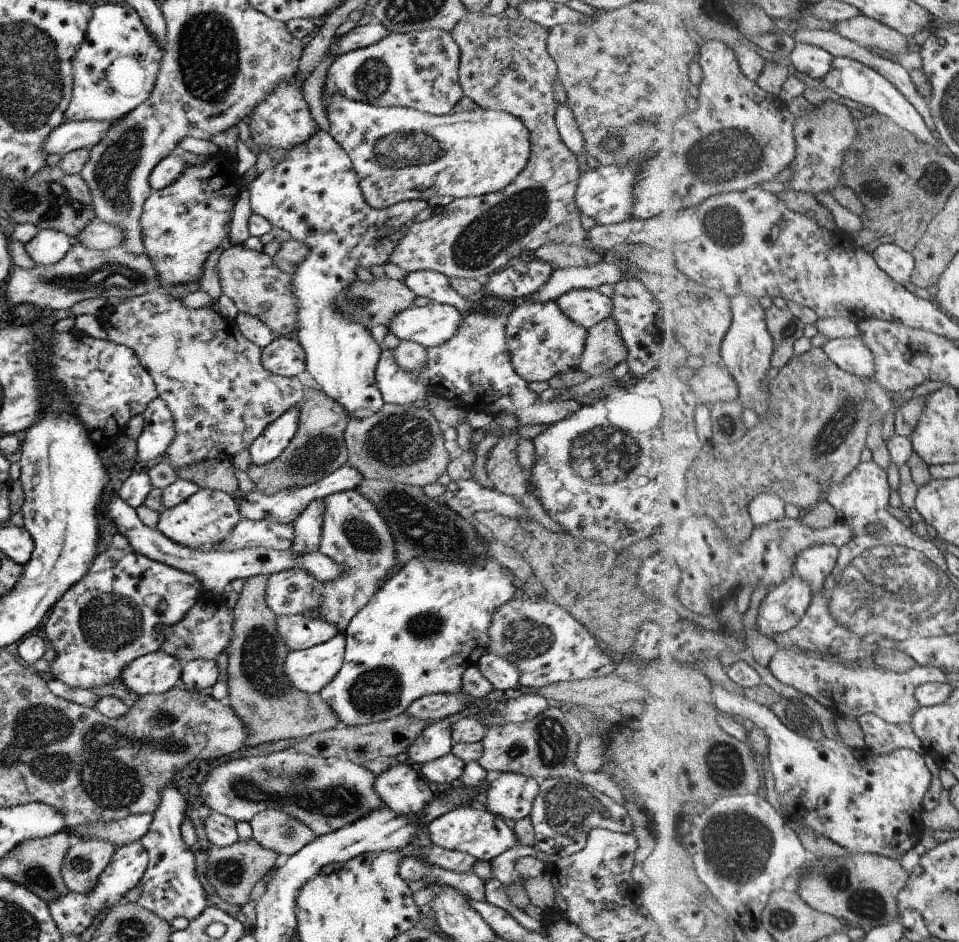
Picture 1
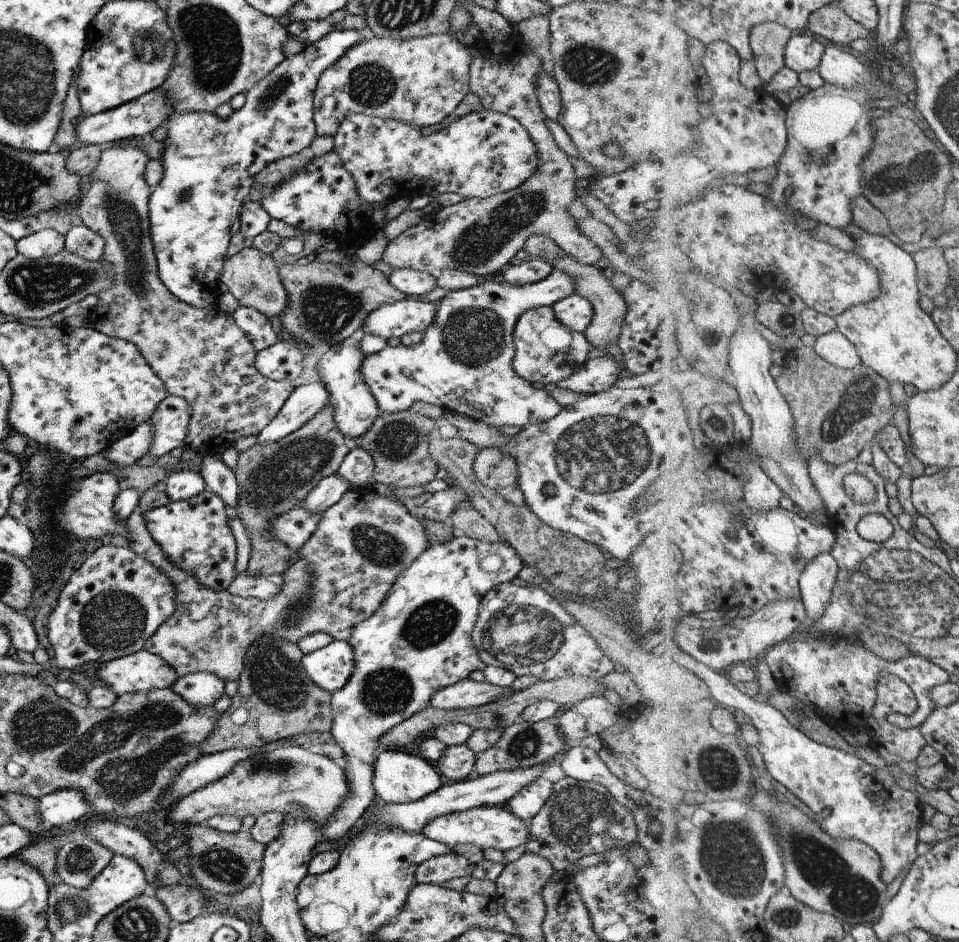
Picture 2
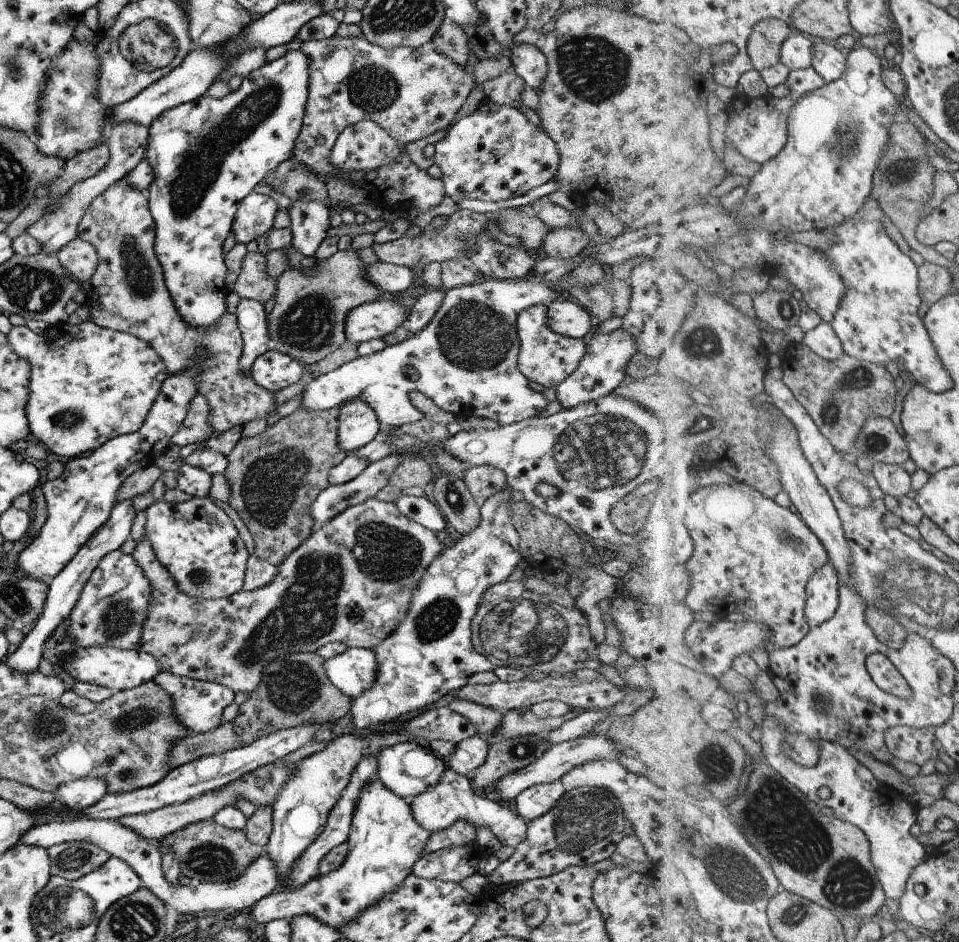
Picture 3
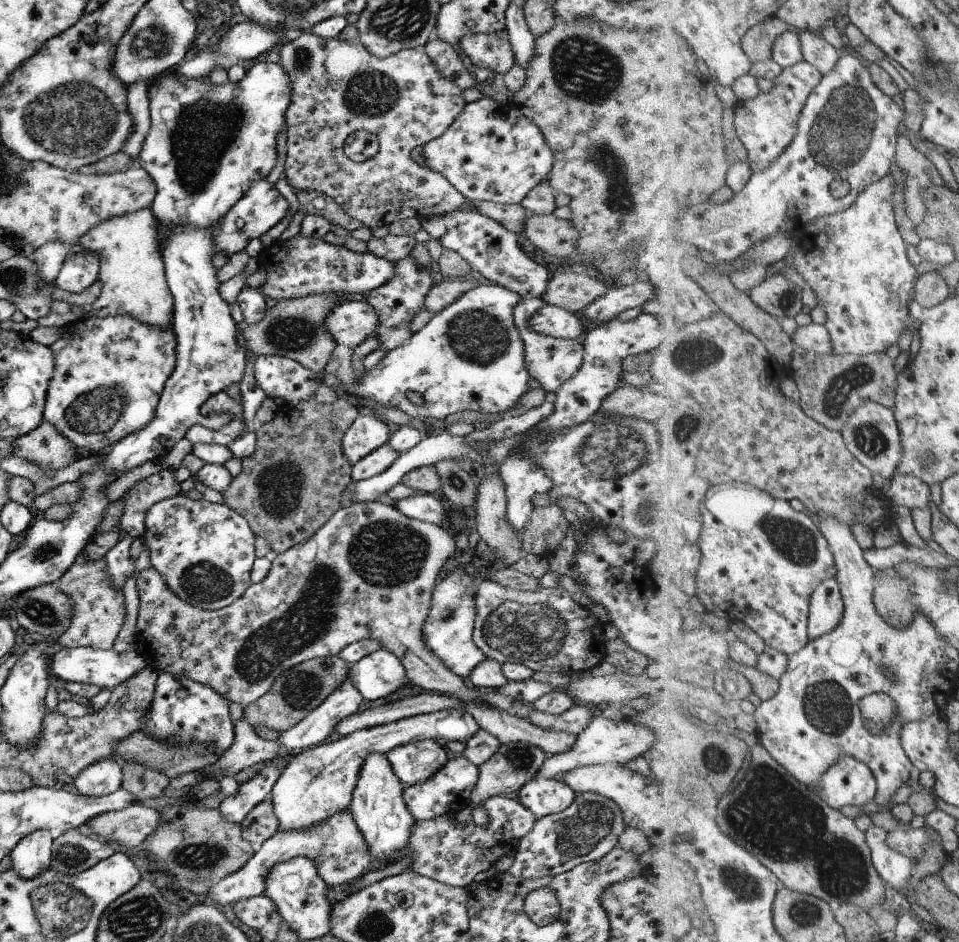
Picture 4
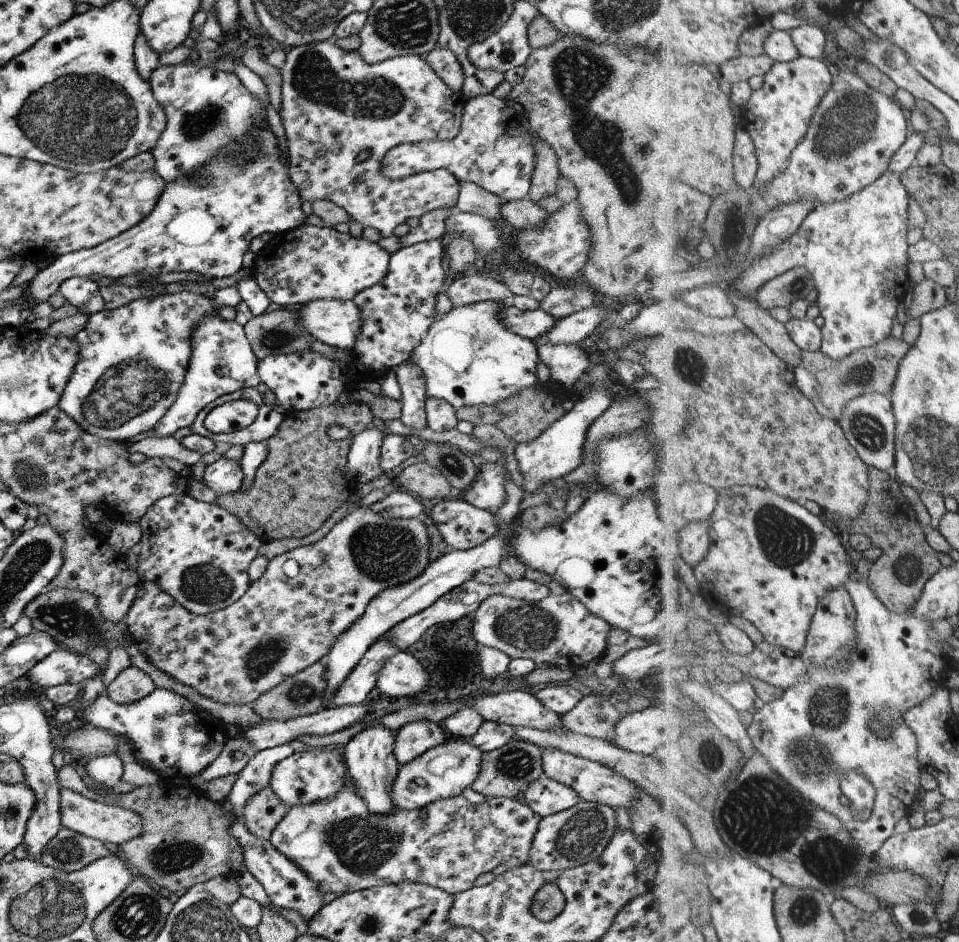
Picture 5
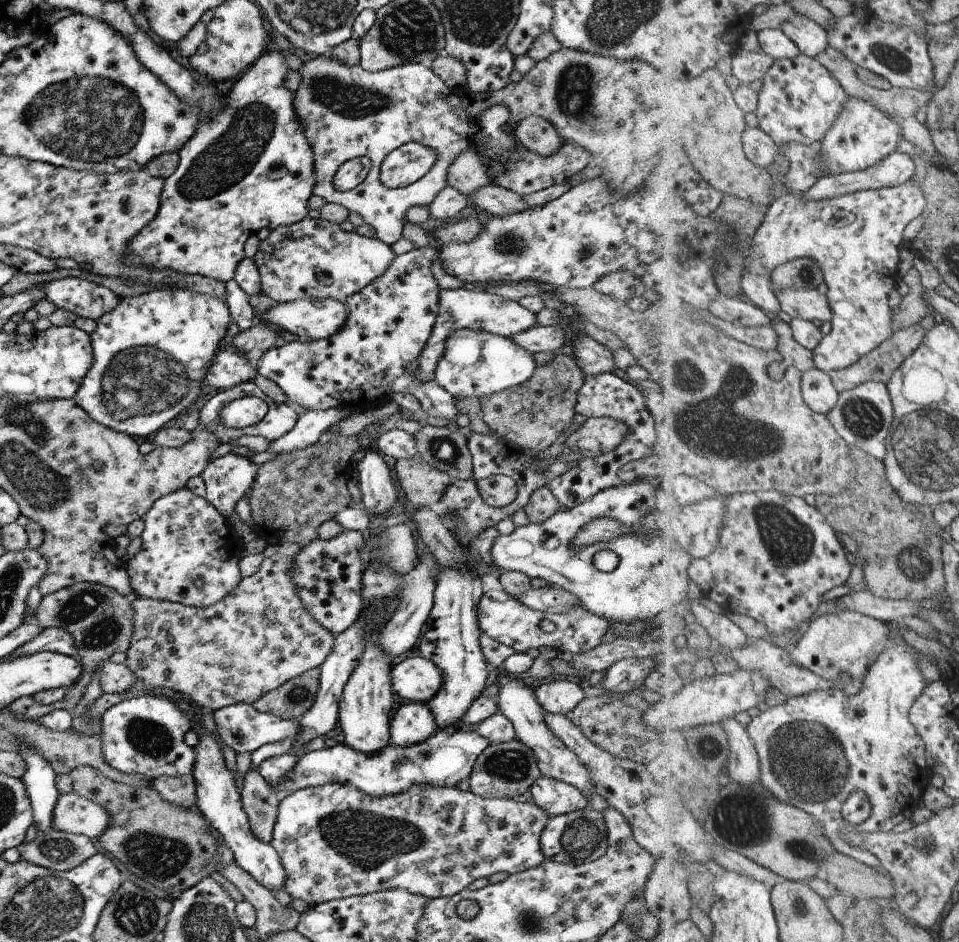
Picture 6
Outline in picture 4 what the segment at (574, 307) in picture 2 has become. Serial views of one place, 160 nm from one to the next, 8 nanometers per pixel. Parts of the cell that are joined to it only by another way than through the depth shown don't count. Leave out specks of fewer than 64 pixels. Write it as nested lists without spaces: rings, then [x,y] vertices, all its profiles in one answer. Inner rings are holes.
[[[545,303],[534,312],[526,324],[536,333],[562,339],[574,339],[582,330],[576,313]]]

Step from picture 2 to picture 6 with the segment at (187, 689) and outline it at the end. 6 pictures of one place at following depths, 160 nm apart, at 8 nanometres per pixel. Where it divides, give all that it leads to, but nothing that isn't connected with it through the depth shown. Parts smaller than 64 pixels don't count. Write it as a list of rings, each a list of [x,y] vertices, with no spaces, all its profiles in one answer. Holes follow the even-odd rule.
[[[145,694],[110,706],[100,718],[101,754],[104,761],[123,774],[143,774],[149,781],[158,776],[185,776],[192,771],[195,760],[193,747],[185,745],[183,736],[189,730],[194,732],[190,720],[170,700]]]

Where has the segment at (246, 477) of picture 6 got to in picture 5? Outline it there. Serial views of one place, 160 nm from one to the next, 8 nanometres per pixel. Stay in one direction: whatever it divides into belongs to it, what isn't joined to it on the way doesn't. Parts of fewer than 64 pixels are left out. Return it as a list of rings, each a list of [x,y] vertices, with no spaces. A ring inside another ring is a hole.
[[[222,457],[204,468],[201,482],[219,496],[240,491],[242,480],[238,461]]]

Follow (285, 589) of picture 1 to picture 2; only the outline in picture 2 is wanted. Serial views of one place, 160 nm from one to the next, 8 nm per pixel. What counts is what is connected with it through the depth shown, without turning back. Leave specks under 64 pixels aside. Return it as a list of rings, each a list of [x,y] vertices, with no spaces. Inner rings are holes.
[[[241,571],[234,576],[226,591],[241,598],[255,597],[258,599],[268,599],[279,592],[281,583],[281,575],[254,578],[251,573]]]

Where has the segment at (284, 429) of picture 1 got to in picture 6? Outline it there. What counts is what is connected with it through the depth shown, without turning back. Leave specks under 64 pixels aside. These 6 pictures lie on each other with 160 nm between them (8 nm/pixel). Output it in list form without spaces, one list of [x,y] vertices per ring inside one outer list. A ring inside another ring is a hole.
[[[459,329],[446,338],[443,354],[435,365],[434,379],[452,397],[459,396],[459,398],[463,398],[469,396],[471,398],[475,396],[479,399],[526,381],[536,367],[531,355],[524,348],[520,348],[518,344],[515,344],[510,337],[505,338],[501,335],[492,335],[481,331]]]

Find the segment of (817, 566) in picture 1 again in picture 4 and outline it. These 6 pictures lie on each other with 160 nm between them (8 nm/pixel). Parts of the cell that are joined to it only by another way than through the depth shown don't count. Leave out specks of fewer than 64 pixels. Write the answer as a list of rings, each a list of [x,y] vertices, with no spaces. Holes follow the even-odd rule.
[[[837,578],[826,580],[811,599],[810,640],[833,632],[842,623],[846,604]]]

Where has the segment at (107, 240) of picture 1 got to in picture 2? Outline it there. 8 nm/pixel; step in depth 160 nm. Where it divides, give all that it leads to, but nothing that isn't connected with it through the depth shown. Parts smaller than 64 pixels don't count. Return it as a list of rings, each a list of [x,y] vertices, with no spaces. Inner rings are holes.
[[[83,225],[71,227],[64,234],[63,249],[83,260],[98,261],[102,258],[103,247],[104,240],[101,236]]]

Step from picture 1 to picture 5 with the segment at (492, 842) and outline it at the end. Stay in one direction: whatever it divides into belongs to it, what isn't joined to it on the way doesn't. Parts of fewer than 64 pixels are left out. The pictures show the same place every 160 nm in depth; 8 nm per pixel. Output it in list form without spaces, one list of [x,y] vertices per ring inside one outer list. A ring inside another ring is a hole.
[[[457,738],[445,739],[441,744],[425,750],[413,760],[398,765],[388,794],[395,809],[423,808],[437,799],[446,799],[461,794],[465,786],[473,784],[479,772],[482,752],[467,741]]]

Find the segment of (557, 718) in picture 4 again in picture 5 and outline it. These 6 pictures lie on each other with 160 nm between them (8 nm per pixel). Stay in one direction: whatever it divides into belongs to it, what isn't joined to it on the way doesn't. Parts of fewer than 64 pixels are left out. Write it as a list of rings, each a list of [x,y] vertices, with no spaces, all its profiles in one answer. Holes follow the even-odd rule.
[[[592,692],[582,696],[569,712],[560,715],[560,719],[562,728],[569,732],[609,741],[620,717],[611,697]]]

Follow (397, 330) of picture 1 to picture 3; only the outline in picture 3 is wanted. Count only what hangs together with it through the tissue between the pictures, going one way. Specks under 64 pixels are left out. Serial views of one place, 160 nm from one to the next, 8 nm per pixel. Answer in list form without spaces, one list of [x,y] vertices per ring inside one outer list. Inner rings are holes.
[[[379,300],[360,304],[346,312],[344,339],[359,344],[371,338],[381,338],[405,322],[405,311],[392,300]]]

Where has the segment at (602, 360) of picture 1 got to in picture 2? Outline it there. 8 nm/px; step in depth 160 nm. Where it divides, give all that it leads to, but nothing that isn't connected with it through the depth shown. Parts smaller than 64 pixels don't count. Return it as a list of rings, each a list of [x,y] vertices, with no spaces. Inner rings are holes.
[[[561,255],[551,264],[553,268],[574,278],[573,293],[582,296],[591,303],[594,316],[583,334],[591,346],[592,353],[600,353],[603,347],[608,346],[606,344],[609,342],[616,344],[616,336],[618,335],[622,318],[626,313],[626,304],[623,297],[609,283],[608,278],[602,274],[602,270],[596,269],[593,265],[582,265],[569,255]]]

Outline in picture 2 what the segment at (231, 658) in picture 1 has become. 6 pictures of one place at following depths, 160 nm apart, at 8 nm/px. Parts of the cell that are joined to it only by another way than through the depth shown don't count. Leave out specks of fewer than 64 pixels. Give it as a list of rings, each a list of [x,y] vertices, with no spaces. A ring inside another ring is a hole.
[[[327,405],[305,421],[303,428],[295,429],[289,436],[273,443],[256,442],[237,452],[233,472],[238,493],[234,508],[250,540],[250,557],[245,571],[254,578],[282,574],[293,552],[270,537],[270,522],[299,506],[319,480],[335,473],[349,449],[349,442],[335,428],[332,407]],[[260,637],[251,643],[244,653],[242,671],[237,680],[237,693],[231,698],[228,709],[220,714],[214,729],[198,744],[198,751],[208,755],[237,747],[261,747],[273,740],[287,739],[303,732],[319,731],[328,736],[332,725],[331,693],[319,688],[309,678],[301,664],[303,655],[296,644],[284,640]]]

